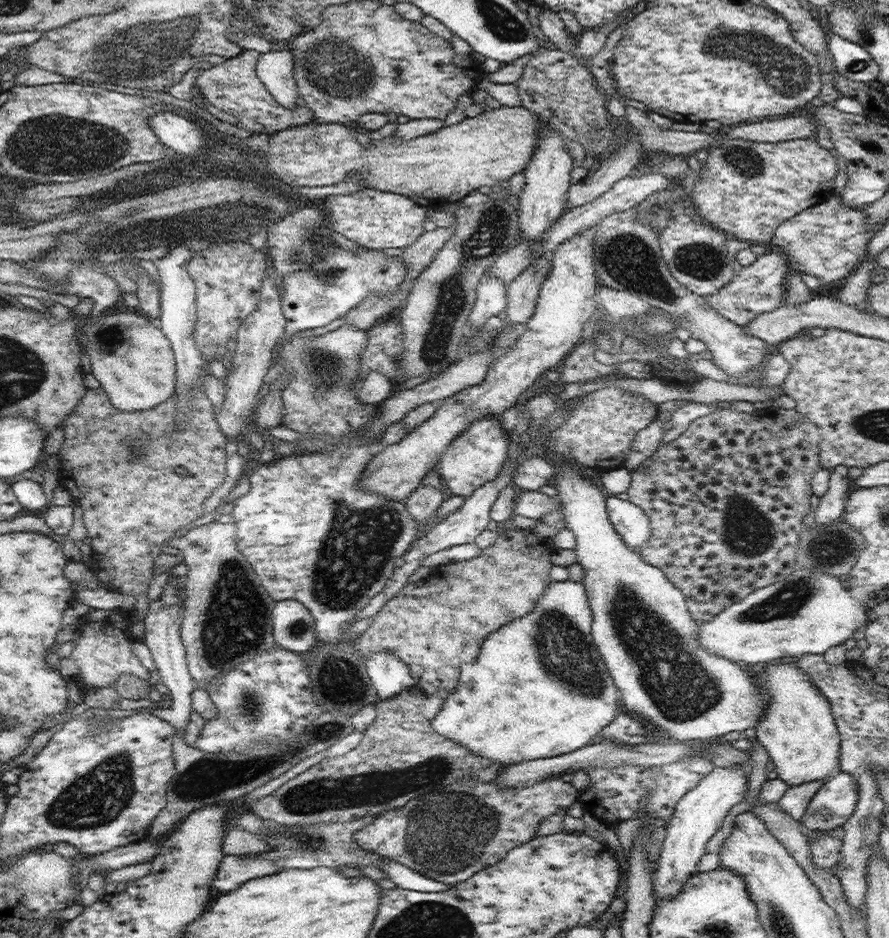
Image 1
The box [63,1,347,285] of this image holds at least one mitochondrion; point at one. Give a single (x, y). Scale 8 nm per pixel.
(147, 50)

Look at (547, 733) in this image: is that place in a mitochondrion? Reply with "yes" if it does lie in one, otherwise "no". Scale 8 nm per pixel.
no

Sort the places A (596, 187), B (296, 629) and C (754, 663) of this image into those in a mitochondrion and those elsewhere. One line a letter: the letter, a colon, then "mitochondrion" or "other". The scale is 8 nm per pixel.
A: other
B: mitochondrion
C: other

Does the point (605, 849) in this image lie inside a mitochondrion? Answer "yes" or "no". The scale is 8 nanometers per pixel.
no

